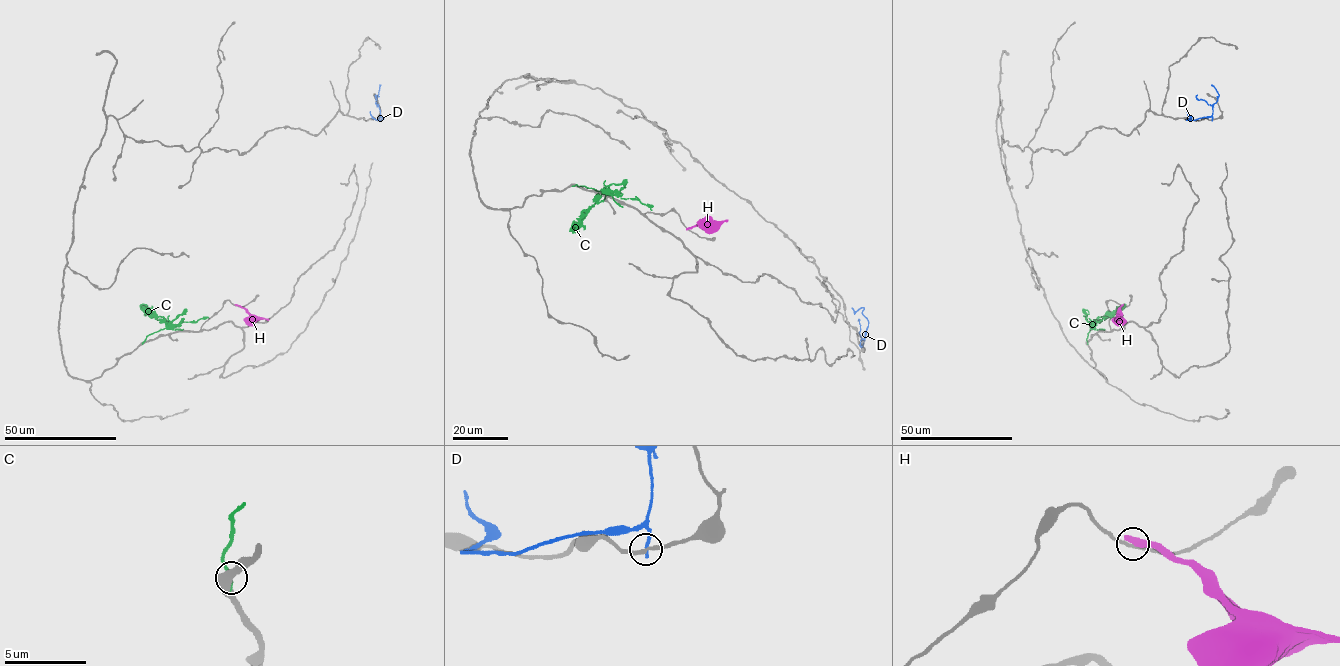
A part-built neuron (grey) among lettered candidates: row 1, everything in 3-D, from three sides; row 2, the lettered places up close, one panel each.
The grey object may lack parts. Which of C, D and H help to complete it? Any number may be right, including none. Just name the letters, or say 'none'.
none

